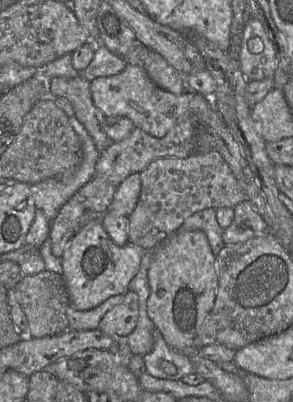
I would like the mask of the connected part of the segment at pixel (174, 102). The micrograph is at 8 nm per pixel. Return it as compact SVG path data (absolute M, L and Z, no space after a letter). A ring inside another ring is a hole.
M127 64L120 73L98 77L90 82L94 105L106 116L123 116L156 138L161 138L182 118L191 114L189 101L191 92L173 94L158 87L148 76L144 67Z

